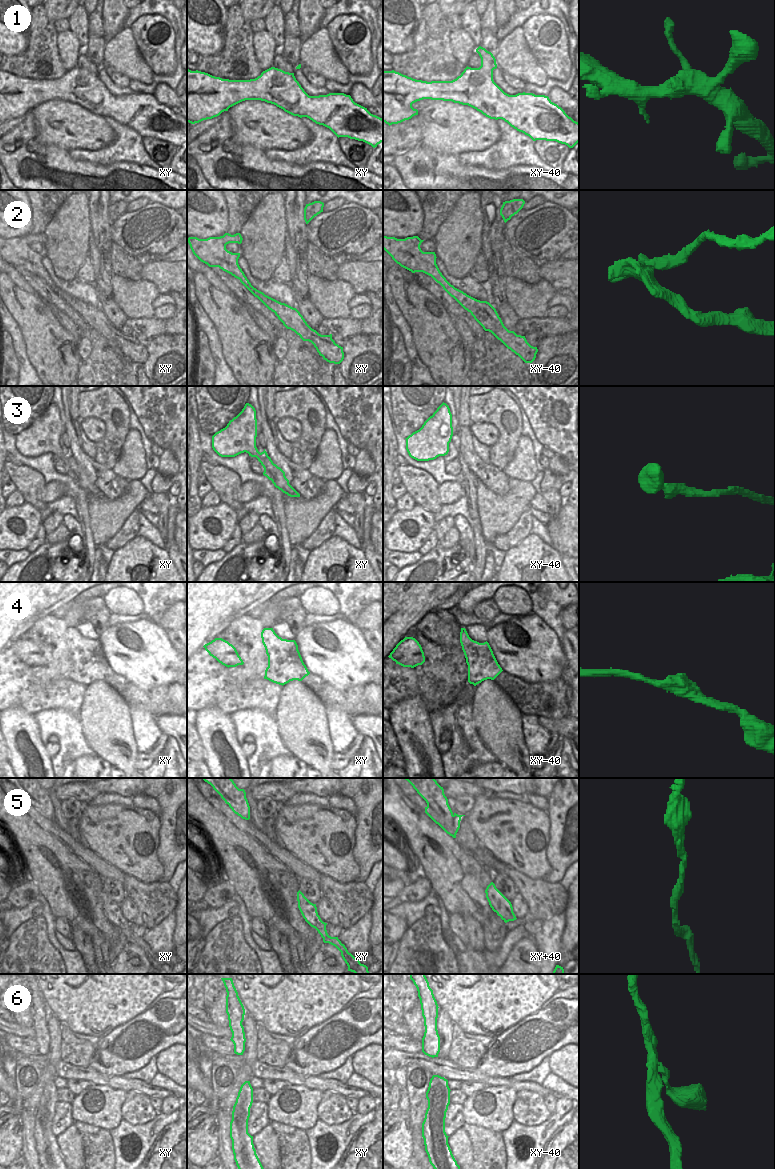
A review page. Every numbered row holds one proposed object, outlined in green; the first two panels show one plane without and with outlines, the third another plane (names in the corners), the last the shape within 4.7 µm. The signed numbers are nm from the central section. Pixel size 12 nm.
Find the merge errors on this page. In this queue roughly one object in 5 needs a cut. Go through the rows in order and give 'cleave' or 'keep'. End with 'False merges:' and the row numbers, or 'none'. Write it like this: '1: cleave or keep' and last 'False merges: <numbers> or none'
1: keep
2: cleave
3: keep
4: keep
5: keep
6: keep
False merges: 2

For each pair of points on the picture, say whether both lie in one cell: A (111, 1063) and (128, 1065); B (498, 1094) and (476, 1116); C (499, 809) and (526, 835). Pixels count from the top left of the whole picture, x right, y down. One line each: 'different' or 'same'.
A: same
B: same
C: same

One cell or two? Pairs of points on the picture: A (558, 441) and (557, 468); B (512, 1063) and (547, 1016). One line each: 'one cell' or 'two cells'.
A: two cells
B: one cell

